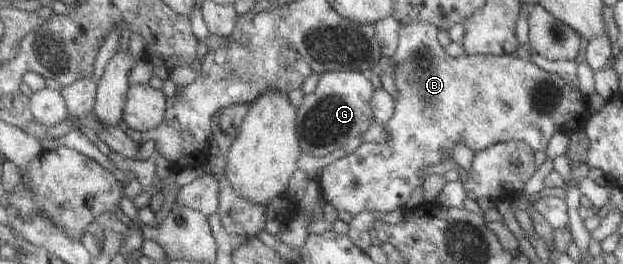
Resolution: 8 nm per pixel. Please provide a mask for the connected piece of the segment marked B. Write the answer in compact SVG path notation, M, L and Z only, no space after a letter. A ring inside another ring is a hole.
M401 22L398 45L391 58L395 63L397 97L392 115L380 124L389 140L383 143L363 142L352 154L346 154L319 171L317 187L320 196L338 211L345 210L356 215L363 210L390 212L402 208L411 198L411 192L422 188L425 178L423 169L451 158L452 150L458 143L465 144L475 153L503 141L521 141L534 152L543 151L555 132L567 134L569 131L583 130L592 115L588 97L583 96L578 88L567 86L559 74L547 72L515 54L452 57L439 43L439 31L428 22Z

